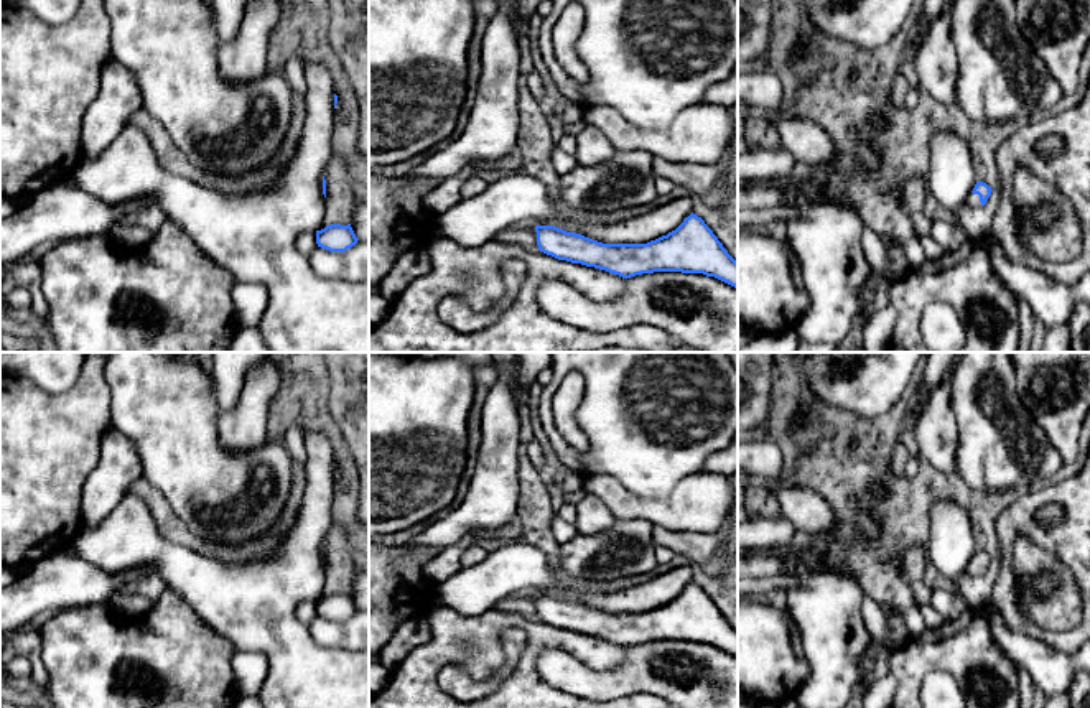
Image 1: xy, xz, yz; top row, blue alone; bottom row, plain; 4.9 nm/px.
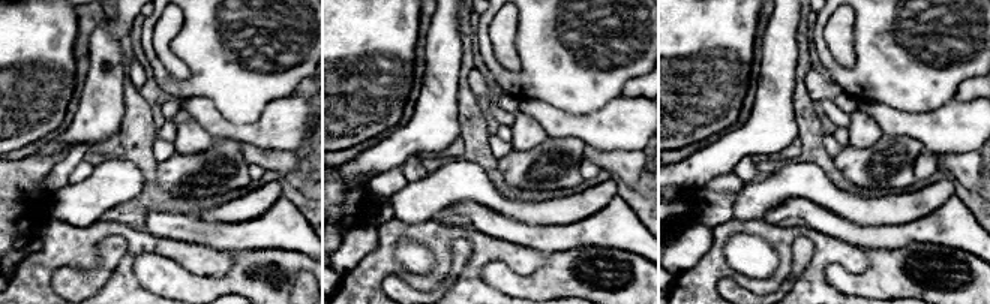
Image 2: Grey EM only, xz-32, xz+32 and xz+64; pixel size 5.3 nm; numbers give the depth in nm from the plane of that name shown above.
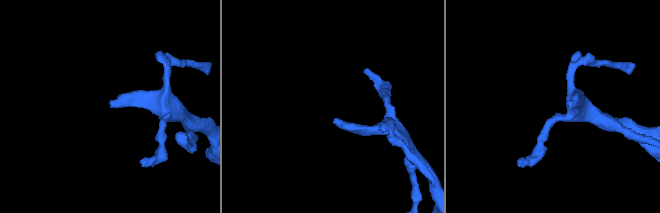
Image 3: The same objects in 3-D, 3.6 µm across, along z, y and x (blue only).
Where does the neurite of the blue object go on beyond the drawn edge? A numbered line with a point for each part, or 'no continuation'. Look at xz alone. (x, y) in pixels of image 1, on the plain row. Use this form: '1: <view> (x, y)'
no continuation

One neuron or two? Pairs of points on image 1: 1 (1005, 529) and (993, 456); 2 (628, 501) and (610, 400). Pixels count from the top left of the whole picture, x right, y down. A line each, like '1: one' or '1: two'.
1: two
2: two

